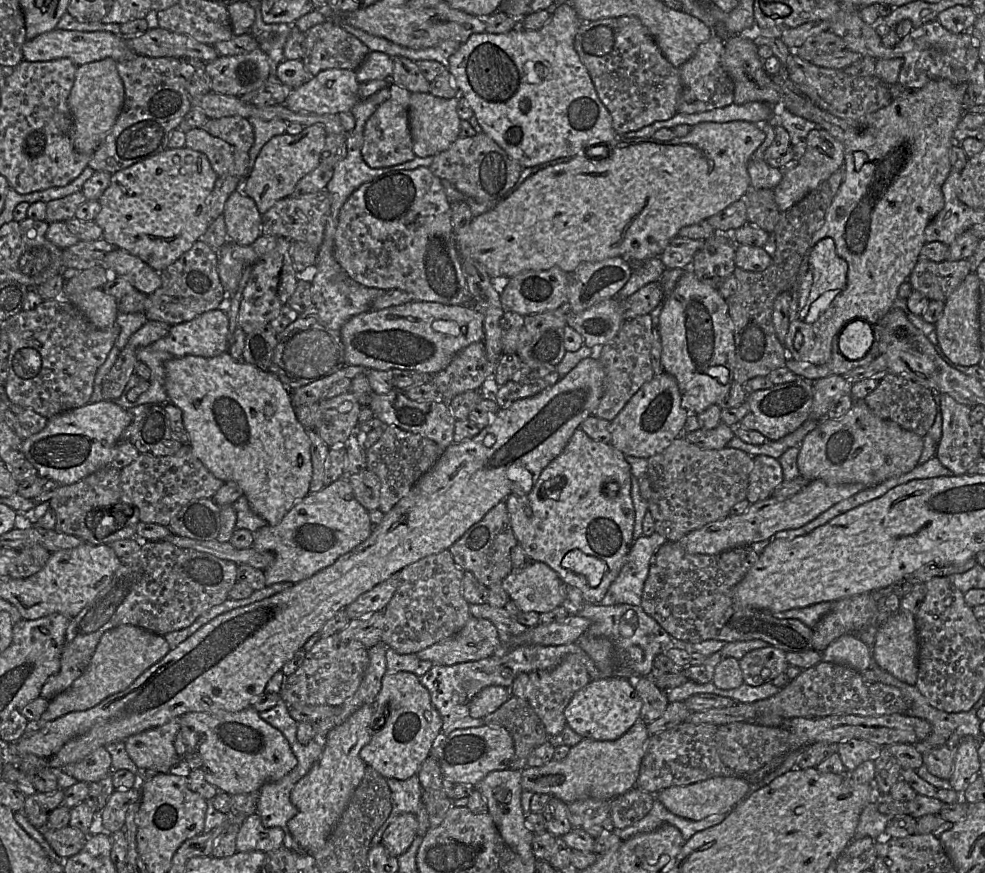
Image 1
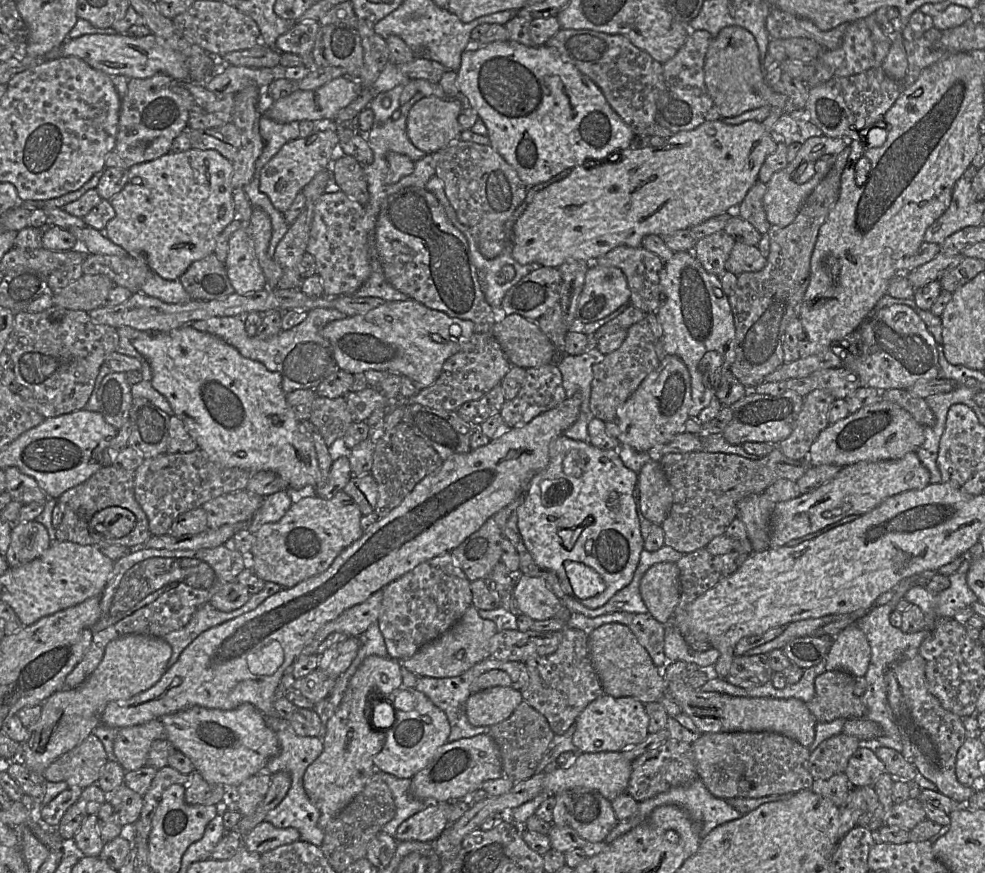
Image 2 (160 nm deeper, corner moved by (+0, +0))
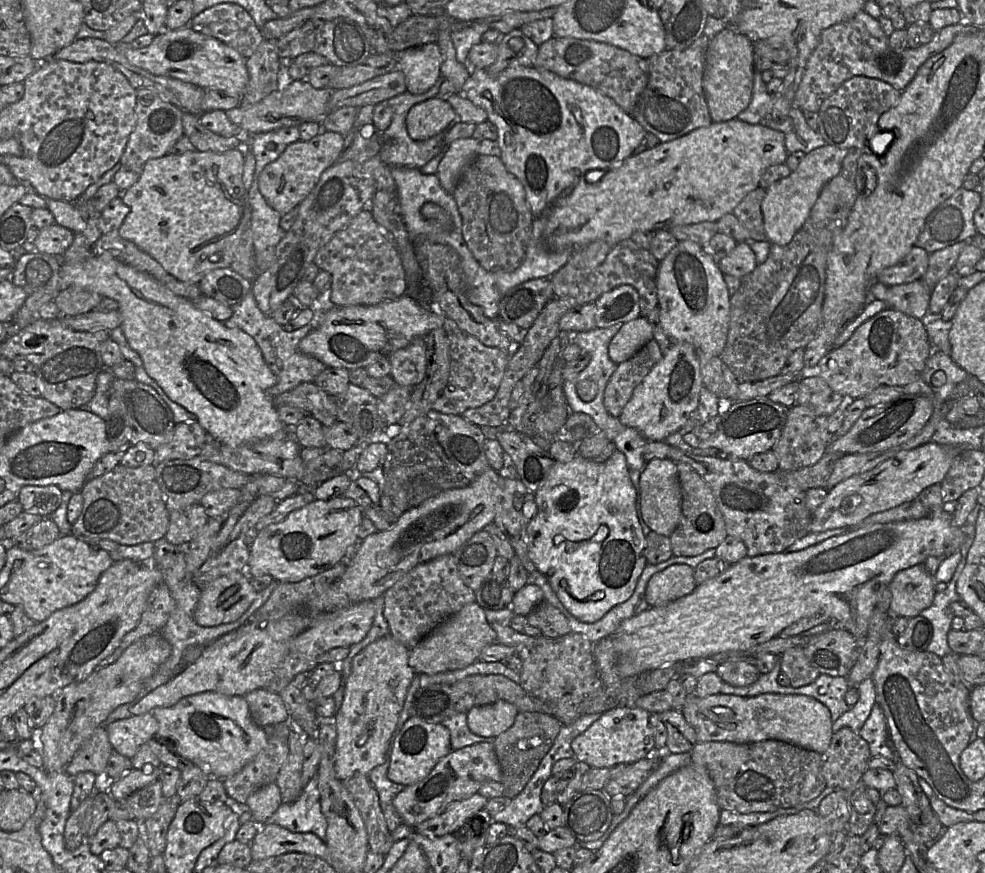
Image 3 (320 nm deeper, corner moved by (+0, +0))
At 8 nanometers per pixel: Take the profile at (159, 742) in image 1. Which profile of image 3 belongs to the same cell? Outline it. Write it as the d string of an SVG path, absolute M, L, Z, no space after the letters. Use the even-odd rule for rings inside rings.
M146 713L115 721L105 729L113 750L131 759L139 747L157 737L159 724Z

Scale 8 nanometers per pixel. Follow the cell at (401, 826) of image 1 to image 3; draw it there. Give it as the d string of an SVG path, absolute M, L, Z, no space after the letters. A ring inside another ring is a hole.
M475 793L467 799L451 803L442 813L415 826L413 832L429 837L453 834L474 813L485 809L487 802L486 797Z

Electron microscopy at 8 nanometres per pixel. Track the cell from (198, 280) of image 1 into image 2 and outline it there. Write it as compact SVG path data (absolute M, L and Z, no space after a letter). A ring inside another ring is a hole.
M214 254L193 262L179 281L193 300L222 300L235 293L224 264Z

